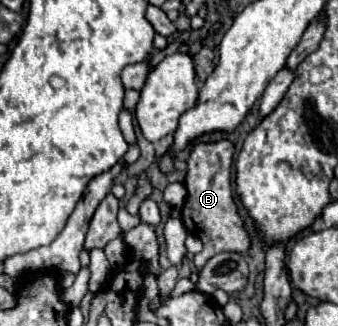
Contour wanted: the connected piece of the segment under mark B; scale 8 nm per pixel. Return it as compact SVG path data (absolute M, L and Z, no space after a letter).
M220 139L214 143L196 143L186 161L184 185L188 189L188 197L182 207L182 221L188 233L192 233L204 243L204 251L200 251L194 257L196 269L202 269L206 261L220 251L244 253L250 247L250 239L248 233L244 231L244 223L238 215L238 207L234 203L230 187L232 155L234 155L234 145L228 139Z

